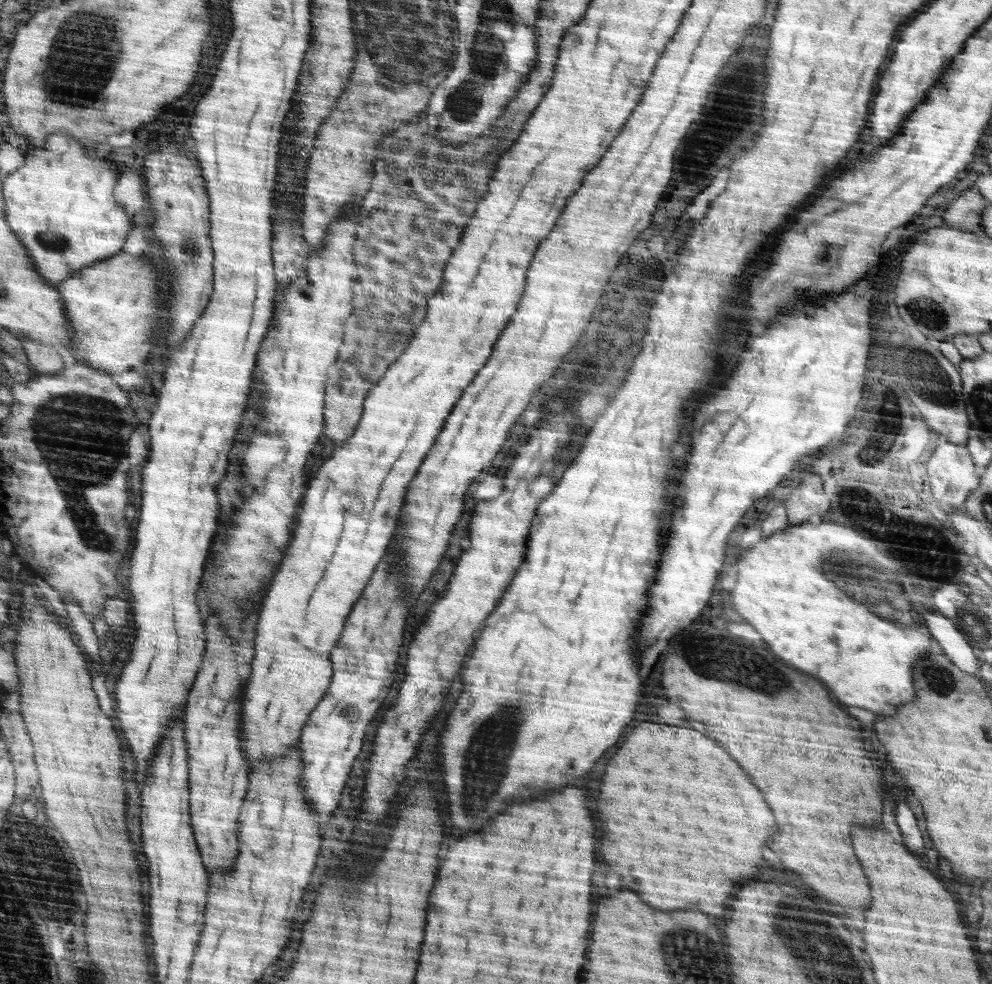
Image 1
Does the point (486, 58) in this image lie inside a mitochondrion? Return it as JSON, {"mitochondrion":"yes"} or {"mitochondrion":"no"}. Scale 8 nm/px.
{"mitochondrion":"yes"}

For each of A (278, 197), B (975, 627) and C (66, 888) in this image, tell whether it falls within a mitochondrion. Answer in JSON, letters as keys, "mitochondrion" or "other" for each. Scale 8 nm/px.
{"A":"other","B":"mitochondrion","C":"mitochondrion"}

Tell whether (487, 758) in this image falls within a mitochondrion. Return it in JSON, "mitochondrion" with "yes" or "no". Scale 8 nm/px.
{"mitochondrion":"yes"}

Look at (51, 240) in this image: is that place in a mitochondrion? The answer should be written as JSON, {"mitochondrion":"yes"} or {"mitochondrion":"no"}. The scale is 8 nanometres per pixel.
{"mitochondrion":"yes"}

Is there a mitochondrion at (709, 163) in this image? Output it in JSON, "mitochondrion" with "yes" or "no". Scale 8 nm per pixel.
{"mitochondrion":"yes"}

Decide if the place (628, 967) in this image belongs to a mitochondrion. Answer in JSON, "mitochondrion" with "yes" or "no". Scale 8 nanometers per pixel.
{"mitochondrion":"no"}

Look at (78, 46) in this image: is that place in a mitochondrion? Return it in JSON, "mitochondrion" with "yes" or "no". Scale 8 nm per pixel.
{"mitochondrion":"yes"}

